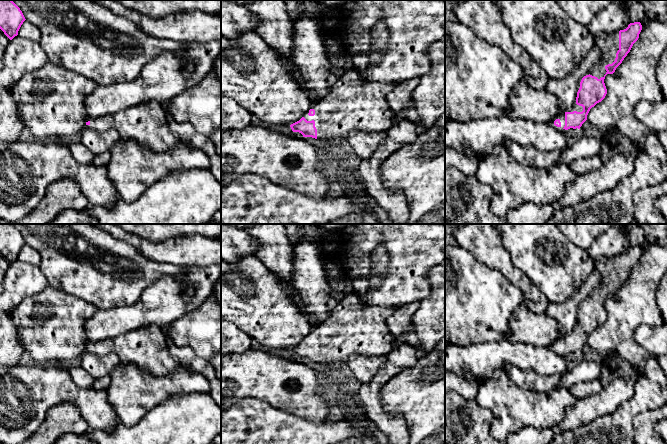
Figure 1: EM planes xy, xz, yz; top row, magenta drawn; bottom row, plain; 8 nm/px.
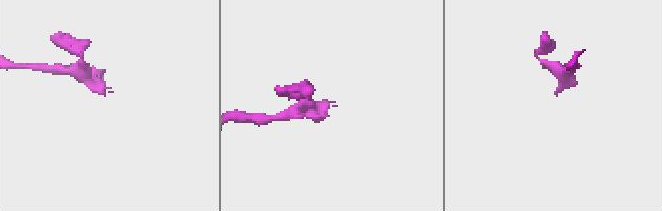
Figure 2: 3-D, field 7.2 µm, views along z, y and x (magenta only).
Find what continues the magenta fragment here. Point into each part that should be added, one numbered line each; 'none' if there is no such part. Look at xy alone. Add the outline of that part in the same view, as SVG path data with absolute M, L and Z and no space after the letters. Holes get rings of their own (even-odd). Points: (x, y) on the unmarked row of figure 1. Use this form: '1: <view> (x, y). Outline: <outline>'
1: xy (146, 347). Outline: M157 325L142 326L114 338L107 338L96 342L88 341L87 346L88 345L90 348L86 349L86 352L98 356L114 353L120 362L134 364L140 369L146 370L148 373L156 376L168 375L180 365L180 363L170 355L162 327Z

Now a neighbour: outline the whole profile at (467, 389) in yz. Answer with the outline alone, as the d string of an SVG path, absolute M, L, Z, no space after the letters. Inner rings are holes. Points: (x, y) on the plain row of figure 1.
M445 373L445 392L455 390L466 400L476 400L480 382L468 381L454 373Z

